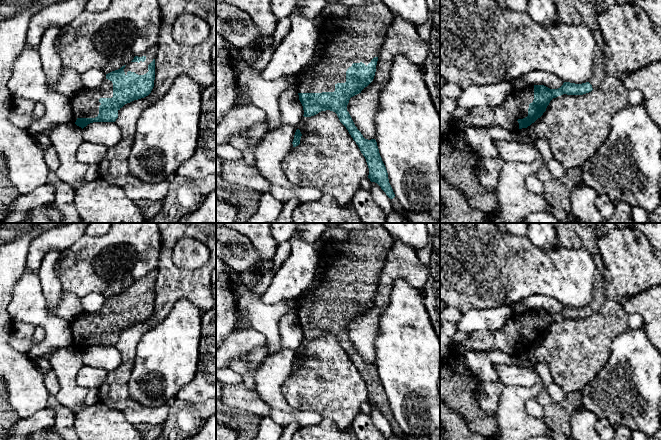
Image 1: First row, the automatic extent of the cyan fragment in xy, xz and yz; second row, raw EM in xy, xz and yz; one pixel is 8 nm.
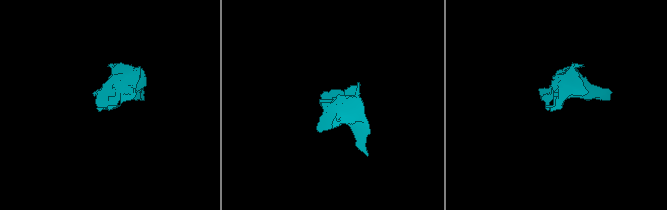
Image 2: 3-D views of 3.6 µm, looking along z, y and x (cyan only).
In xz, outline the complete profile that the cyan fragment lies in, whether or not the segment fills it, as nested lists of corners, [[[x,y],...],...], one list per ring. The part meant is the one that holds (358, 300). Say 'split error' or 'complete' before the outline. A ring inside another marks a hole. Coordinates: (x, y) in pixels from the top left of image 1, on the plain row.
split error; [[[365,223],[365,228],[361,231],[349,230],[348,237],[345,240],[331,239],[324,241],[319,250],[319,264],[313,283],[308,290],[296,299],[296,314],[303,330],[303,340],[311,341],[326,334],[335,336],[365,381],[369,392],[368,402],[371,406],[377,407],[390,423],[393,423],[395,418],[389,407],[388,397],[380,380],[377,366],[375,363],[368,364],[363,361],[347,335],[347,329],[351,321],[361,317],[373,305],[380,274],[394,241],[395,239],[381,223]]]

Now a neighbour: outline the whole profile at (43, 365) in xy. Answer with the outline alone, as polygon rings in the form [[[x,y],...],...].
[[[41,357],[37,360],[33,360],[35,368],[42,374],[45,374],[52,370],[50,361],[48,357]]]

